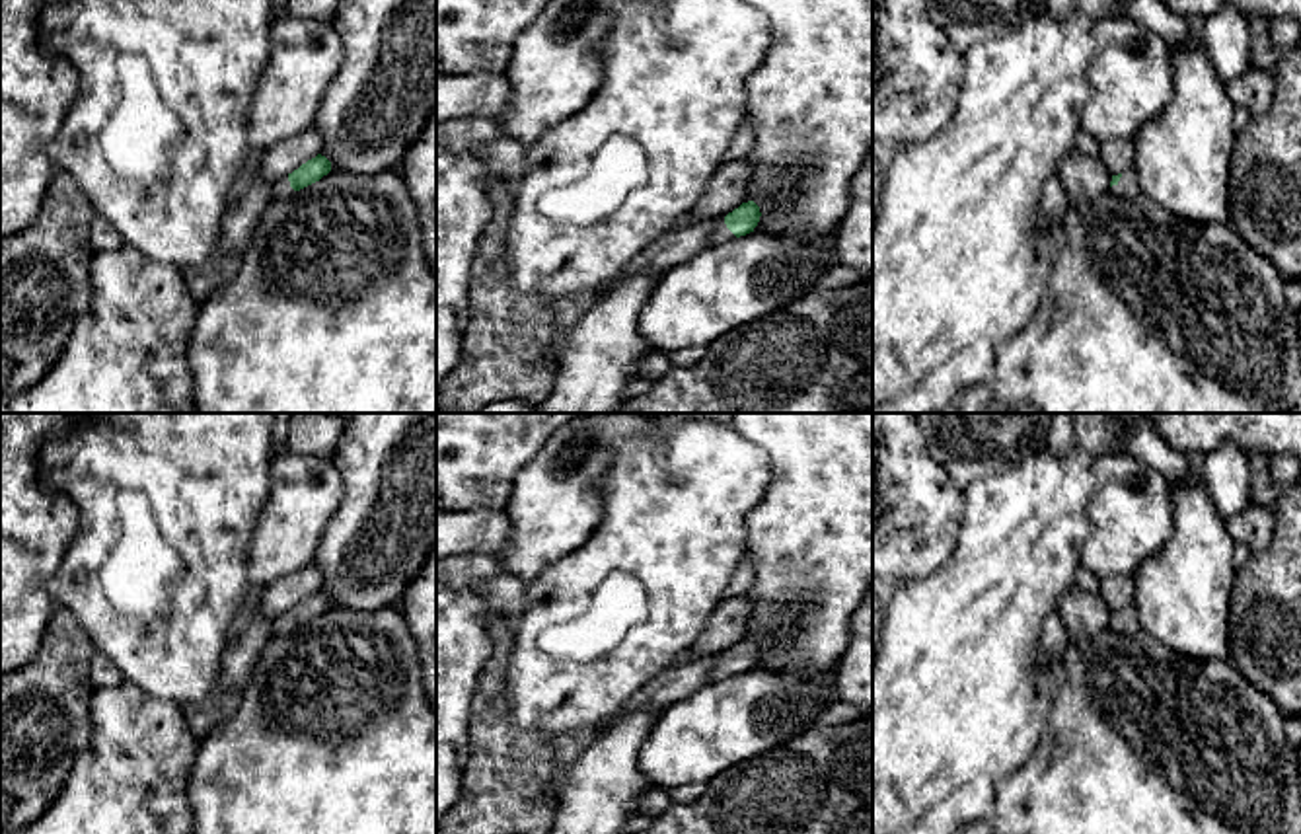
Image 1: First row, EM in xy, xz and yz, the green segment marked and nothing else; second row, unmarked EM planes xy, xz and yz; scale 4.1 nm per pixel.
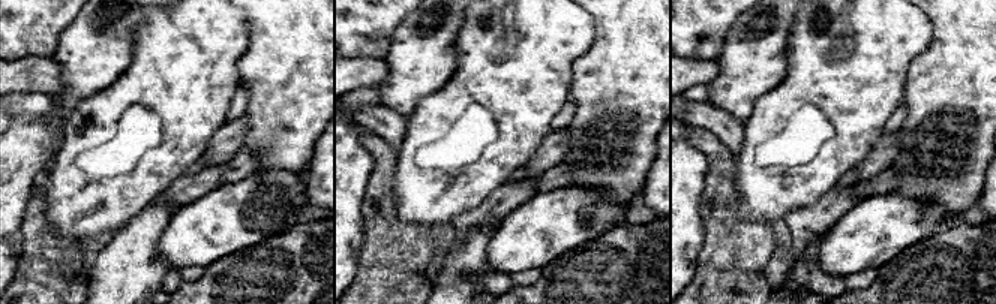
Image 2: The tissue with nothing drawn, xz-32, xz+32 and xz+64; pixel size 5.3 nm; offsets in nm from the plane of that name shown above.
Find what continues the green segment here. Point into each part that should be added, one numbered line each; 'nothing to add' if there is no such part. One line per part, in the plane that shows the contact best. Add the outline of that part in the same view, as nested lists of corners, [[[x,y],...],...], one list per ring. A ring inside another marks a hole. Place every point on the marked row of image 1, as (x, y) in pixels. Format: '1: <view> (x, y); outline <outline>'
1: xz (721, 234); outline [[[723,216],[723,218],[717,218],[717,226],[715,226],[713,236],[709,240],[709,246],[725,244],[734,238],[736,236],[726,228],[725,216]]]

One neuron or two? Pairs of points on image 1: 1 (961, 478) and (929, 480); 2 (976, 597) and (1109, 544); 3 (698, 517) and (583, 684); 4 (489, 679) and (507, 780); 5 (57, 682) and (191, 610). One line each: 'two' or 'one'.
1: two
2: two
3: one
4: one
5: two

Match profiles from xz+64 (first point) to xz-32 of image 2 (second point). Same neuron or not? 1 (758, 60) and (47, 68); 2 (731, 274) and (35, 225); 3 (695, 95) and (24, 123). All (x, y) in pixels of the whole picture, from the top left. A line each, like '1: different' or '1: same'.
1: different
2: same
3: same

